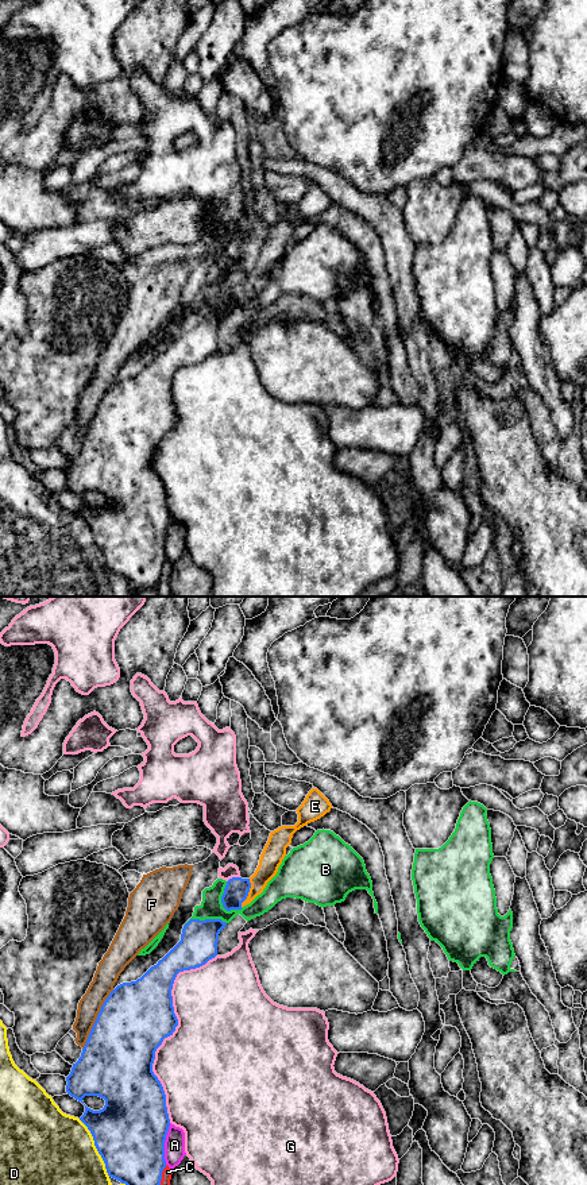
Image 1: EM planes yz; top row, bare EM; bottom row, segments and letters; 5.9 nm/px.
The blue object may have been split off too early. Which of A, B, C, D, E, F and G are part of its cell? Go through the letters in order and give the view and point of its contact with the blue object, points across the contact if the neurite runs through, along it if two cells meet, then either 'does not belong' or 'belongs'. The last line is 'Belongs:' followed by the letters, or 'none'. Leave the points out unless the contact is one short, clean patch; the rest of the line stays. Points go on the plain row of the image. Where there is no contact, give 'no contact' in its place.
A: yz (163, 539) | does not belong
B: yz (221, 297) | does not belong
C: yz (161, 574) | does not belong
D: yz (96, 543) | does not belong
E: yz (248, 286) | across yz (236, 285), (248, 286), (266, 266), (271, 253) | belongs
F: yz (96, 415) | does not belong
G: yz (174, 425) | does not belong
Belongs: E

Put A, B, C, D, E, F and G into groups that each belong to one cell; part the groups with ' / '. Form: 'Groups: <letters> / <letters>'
Groups: A / B / C / D / E / F / G

